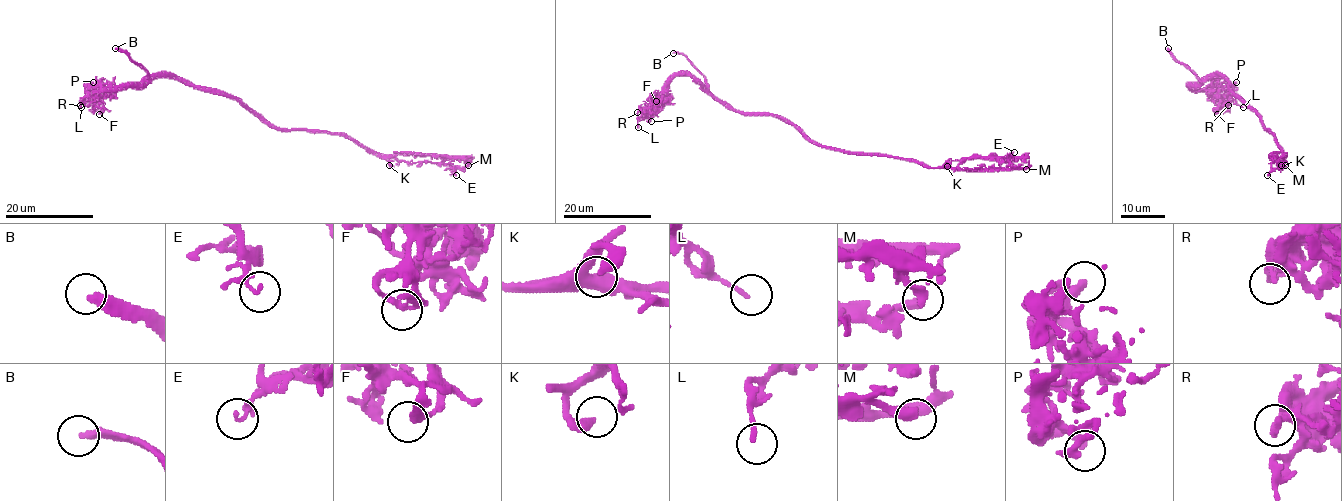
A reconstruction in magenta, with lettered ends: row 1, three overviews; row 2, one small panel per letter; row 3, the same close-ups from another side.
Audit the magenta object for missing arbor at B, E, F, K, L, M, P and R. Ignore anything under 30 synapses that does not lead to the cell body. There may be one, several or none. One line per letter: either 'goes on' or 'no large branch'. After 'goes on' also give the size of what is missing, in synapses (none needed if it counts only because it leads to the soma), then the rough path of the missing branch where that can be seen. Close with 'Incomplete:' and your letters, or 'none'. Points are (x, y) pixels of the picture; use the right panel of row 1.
B: goes on
E: no large branch
F: no large branch
K: no large branch
L: no large branch
M: no large branch
P: no large branch
R: no large branch
Incomplete: B

